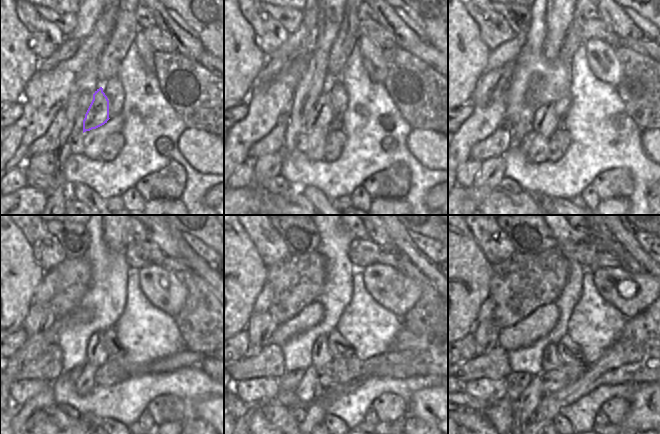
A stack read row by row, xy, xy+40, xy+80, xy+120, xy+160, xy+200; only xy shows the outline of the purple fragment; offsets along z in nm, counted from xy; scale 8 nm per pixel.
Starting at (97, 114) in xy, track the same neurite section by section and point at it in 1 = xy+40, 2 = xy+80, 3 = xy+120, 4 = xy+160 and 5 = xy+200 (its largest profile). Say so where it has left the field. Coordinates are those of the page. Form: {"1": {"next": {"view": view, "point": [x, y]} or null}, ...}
{"1": {"next": {"view": "xy+40", "point": [321, 116]}}, "2": {"next": {"view": "xy+80", "point": [544, 122]}}, "3": {"next": {"view": "xy+120", "point": [97, 355]}}, "4": {"next": {"view": "xy+160", "point": [321, 356]}}, "5": {"next": {"view": "xy+200", "point": [550, 360]}}}

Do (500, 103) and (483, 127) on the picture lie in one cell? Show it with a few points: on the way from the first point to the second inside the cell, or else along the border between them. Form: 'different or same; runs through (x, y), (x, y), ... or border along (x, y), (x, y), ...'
same; runs through (496, 109), (484, 121)

